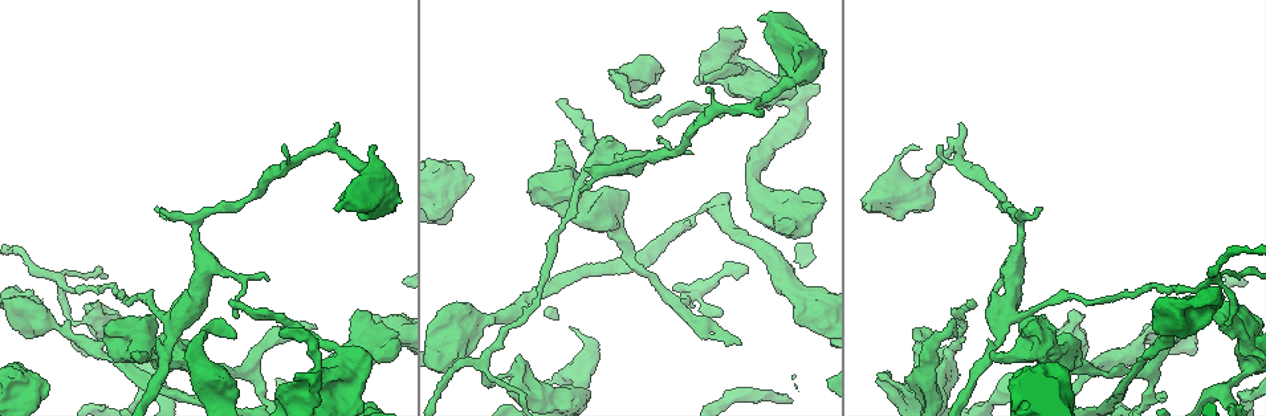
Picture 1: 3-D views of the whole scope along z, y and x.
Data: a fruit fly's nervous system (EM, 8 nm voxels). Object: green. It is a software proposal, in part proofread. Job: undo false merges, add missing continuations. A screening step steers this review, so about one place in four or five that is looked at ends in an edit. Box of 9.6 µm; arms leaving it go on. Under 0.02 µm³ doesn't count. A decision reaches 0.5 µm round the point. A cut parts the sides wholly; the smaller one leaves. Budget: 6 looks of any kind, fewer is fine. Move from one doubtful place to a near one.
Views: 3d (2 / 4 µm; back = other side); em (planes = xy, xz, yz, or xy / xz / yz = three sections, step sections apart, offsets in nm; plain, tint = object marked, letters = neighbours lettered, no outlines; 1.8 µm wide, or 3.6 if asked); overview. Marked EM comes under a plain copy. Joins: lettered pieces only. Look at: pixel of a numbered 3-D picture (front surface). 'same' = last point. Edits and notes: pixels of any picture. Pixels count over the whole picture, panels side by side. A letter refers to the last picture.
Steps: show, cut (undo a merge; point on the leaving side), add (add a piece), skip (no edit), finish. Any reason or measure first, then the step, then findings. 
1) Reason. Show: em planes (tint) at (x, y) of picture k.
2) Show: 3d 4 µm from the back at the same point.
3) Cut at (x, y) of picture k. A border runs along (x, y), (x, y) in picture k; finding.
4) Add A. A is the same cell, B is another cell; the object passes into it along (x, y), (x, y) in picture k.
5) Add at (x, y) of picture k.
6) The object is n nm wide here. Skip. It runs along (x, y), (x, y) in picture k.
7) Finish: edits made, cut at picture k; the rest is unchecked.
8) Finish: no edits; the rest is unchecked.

Free end. Show: em 3.6 µm planes (letters) at (741, 342) of picture 1.

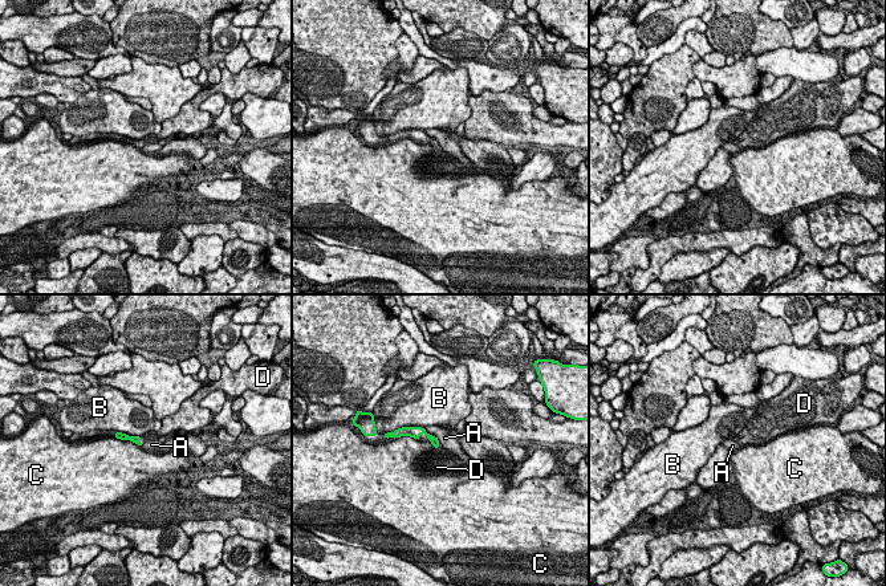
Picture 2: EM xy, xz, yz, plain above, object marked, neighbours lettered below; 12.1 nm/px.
The object is 100 nm wide here. Add D. D is the same cell, A, B and C are other cells; it goes on there.

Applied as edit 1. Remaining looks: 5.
Show: overview.

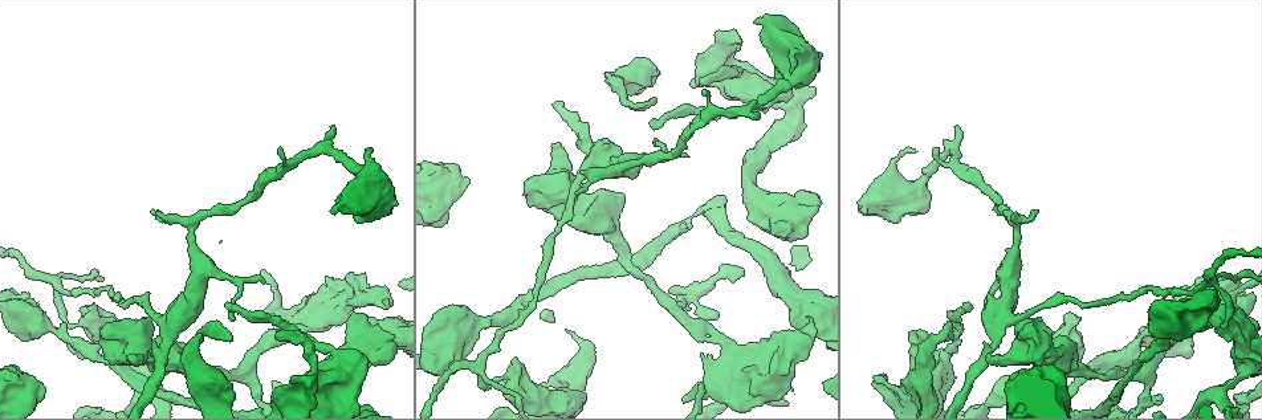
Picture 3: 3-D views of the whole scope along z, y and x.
Sharp bend. Show: 3d 2 µm at (926, 353) of picture 3.

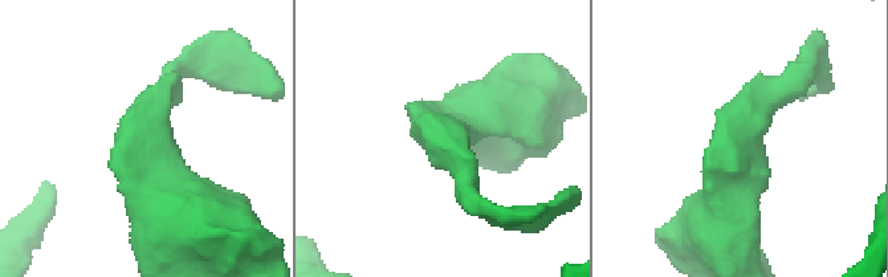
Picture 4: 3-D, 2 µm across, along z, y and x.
Show: em xz step 16 (tint) at (142, 146) of picture 4.

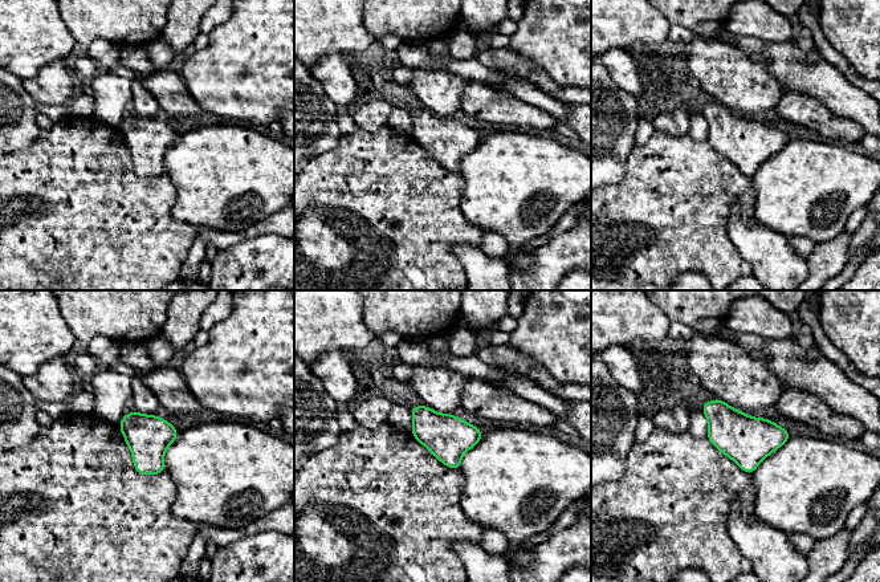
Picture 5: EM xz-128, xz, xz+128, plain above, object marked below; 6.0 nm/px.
Cut it another way. Show: em planes (letters) at the same point.

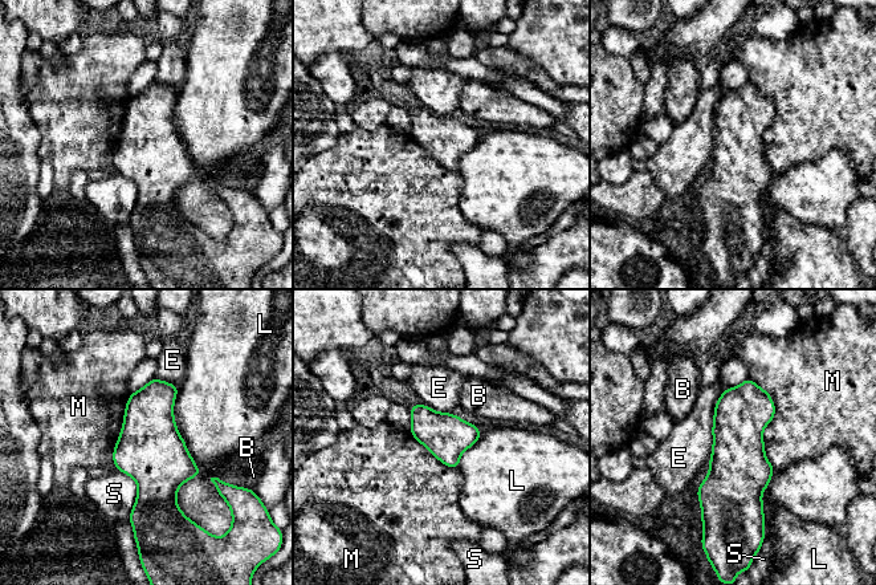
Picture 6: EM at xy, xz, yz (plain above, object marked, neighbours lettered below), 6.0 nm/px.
The object is 280 nm wide here. Skip. B, E, L, M and S are other cells; a border runs along (748, 377), (773, 401), (774, 470) in picture 6; one neuron here.

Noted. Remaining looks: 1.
Finish: edits made, add at picture 2; the rest is unchecked.

